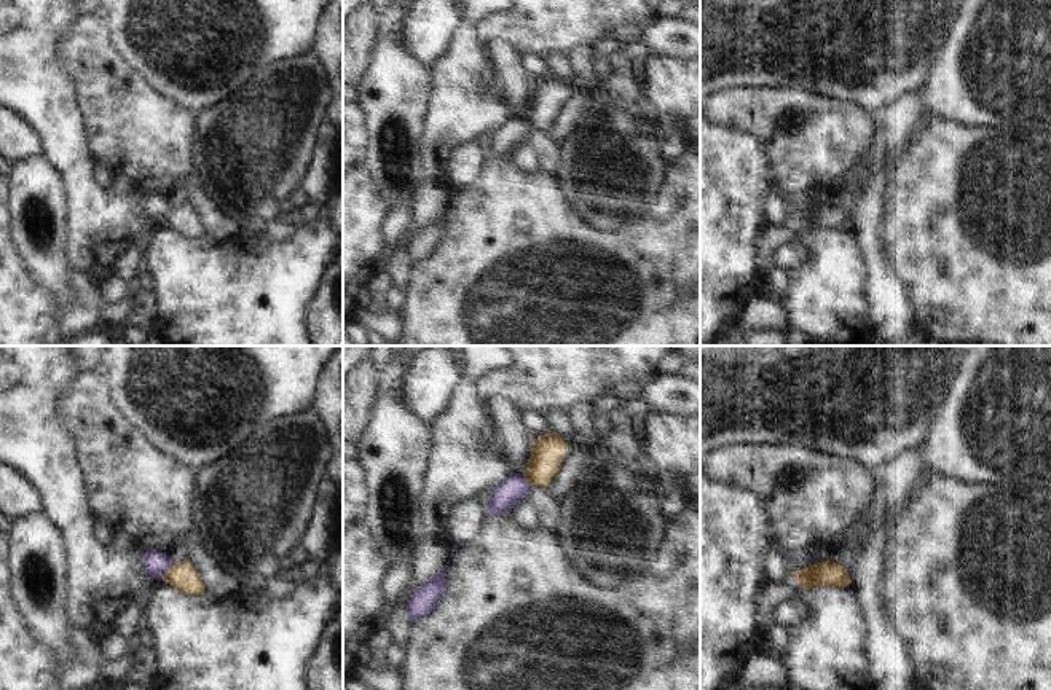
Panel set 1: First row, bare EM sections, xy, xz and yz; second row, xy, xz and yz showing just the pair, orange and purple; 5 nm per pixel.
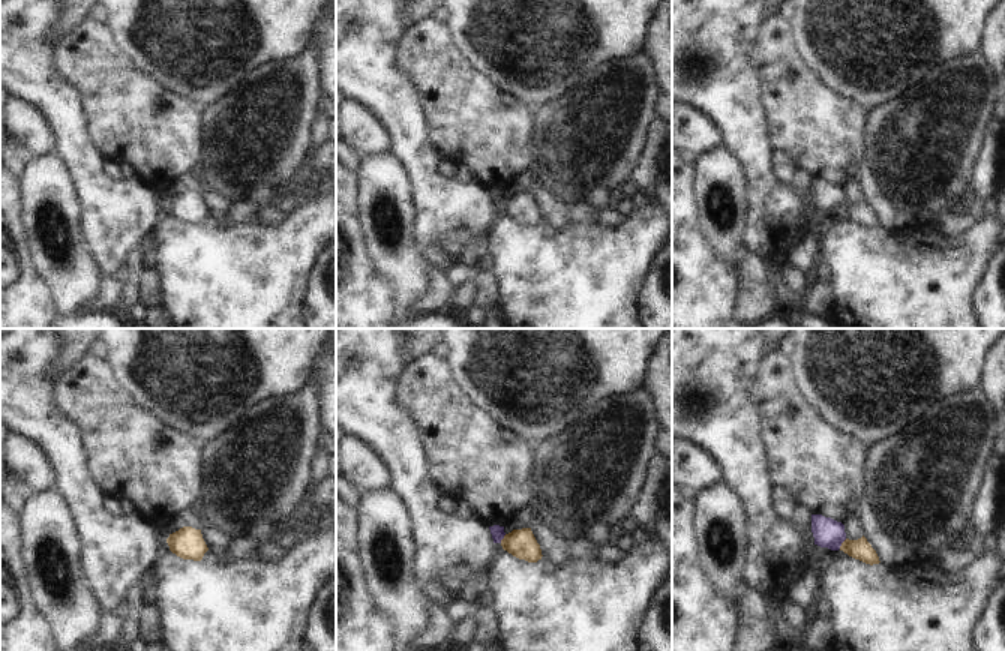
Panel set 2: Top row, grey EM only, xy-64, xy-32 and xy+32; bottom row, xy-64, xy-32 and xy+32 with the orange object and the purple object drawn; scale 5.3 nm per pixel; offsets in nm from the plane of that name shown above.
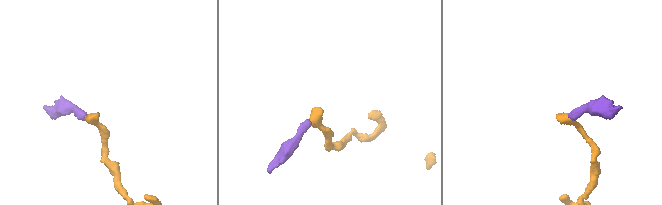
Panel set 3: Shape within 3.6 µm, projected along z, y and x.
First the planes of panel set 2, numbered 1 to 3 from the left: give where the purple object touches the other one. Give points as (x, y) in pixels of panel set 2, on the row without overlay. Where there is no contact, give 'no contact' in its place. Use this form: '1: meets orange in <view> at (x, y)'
1: no contact
2: meets orange in xy-32 at (503, 203)
3: meets orange in xy+32 at (842, 207)

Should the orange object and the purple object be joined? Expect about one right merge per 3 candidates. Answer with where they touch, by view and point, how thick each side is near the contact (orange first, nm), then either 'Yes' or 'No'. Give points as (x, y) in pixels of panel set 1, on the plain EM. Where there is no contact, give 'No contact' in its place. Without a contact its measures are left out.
Touches orange at xy (165, 215). Thickness 140 nm (orange) against 120 nm. Yes.

